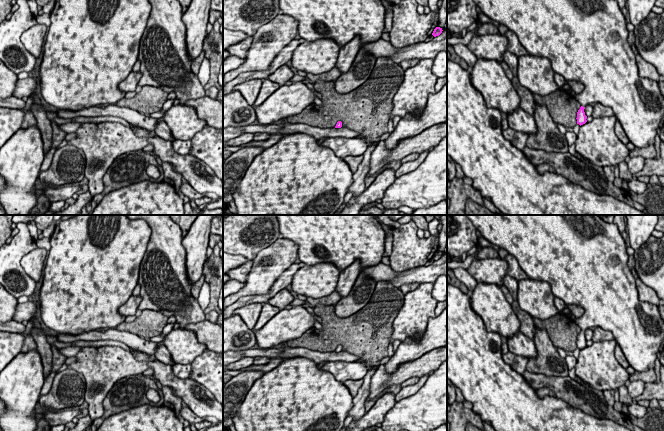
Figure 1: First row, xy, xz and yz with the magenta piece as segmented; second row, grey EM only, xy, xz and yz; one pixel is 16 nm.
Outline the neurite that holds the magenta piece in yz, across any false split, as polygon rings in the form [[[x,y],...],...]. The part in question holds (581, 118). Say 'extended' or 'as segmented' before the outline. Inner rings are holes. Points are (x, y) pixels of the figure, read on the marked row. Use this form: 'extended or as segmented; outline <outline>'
extended; outline [[[473,0],[475,4],[481,9],[482,13],[490,19],[505,25],[509,30],[513,31],[522,46],[527,52],[534,56],[548,58],[554,73],[560,74],[565,80],[576,80],[584,85],[584,90],[574,96],[581,107],[577,112],[577,124],[580,126],[587,122],[587,116],[584,109],[591,103],[601,103],[604,106],[610,107],[613,110],[614,116],[621,123],[627,137],[635,147],[644,148],[650,144],[655,144],[655,136],[659,128],[660,121],[664,115],[664,97],[662,96],[659,88],[659,82],[652,81],[647,78],[639,76],[638,67],[636,64],[636,55],[632,50],[631,44],[627,41],[629,32],[627,30],[627,22],[622,11],[618,7],[616,0]]]

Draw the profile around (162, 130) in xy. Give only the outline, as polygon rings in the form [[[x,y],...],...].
[[[158,120],[155,133],[158,137],[168,140],[168,141],[175,141],[176,139],[172,136],[171,130],[165,122]]]

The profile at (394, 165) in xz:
[[[392,161],[388,164],[386,164],[376,174],[370,175],[369,173],[367,173],[367,175],[365,177],[365,186],[366,186],[366,188],[368,188],[373,183],[373,181],[375,180],[375,178],[377,177],[378,174],[382,173],[386,169],[392,169],[392,170],[396,171],[401,166],[401,164],[402,164],[401,161]]]

